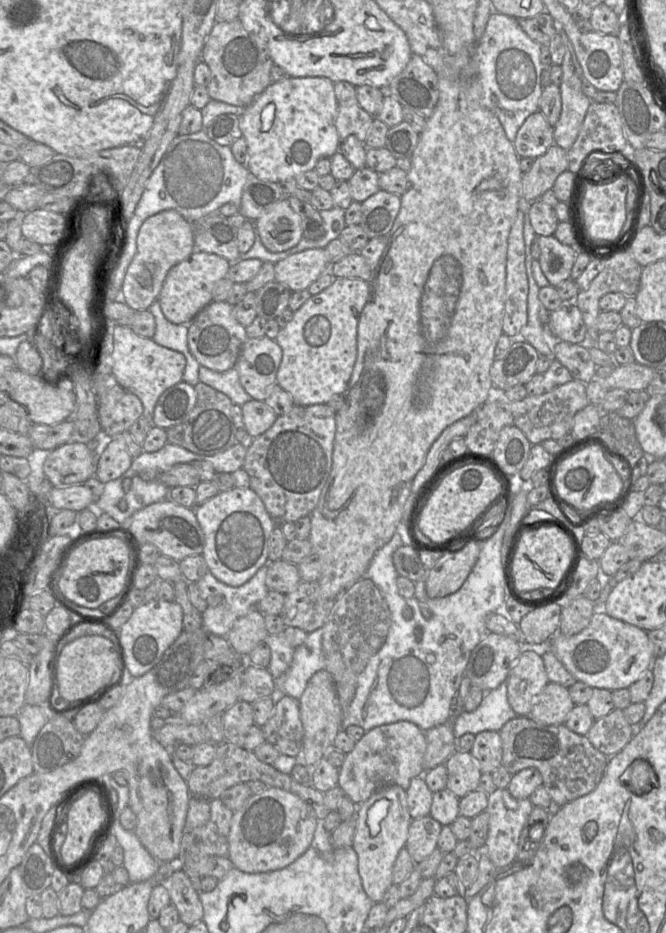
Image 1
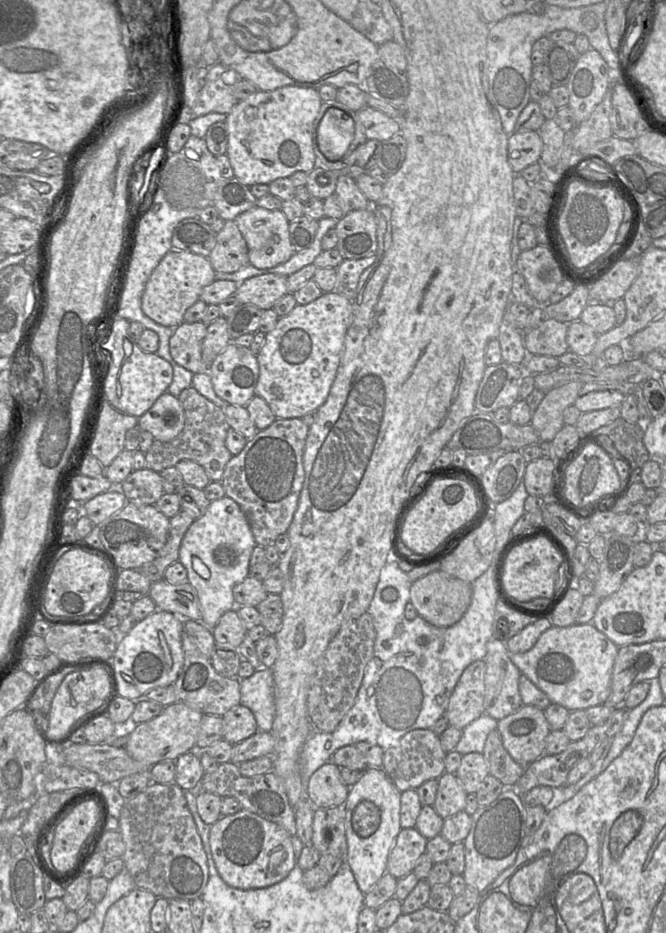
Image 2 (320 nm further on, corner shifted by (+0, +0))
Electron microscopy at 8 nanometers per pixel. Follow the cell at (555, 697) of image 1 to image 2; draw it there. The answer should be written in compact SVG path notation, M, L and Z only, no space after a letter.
M522 705L516 712L499 720L496 730L501 735L506 751L523 767L527 767L545 753L546 737L551 731L544 711L532 705Z

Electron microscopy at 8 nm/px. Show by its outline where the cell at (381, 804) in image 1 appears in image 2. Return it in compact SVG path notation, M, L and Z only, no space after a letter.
M367 767L361 778L349 788L343 805L347 841L346 863L359 889L366 894L387 872L387 860L400 825L401 791L382 768Z

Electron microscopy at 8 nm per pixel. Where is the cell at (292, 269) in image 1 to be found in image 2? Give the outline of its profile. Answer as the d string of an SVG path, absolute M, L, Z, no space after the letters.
M274 273L254 276L238 283L235 295L240 304L253 304L262 310L273 309L275 303L288 293L287 277Z

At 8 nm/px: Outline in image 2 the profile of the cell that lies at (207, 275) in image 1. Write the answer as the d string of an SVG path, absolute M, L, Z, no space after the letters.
M172 248L155 267L145 285L142 311L162 326L177 327L184 321L186 310L200 298L203 288L215 280L215 274L208 257Z

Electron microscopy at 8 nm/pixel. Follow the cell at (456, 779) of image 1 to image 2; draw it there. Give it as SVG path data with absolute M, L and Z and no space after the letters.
M445 772L438 778L436 798L432 806L445 819L465 809L467 795L456 774Z

